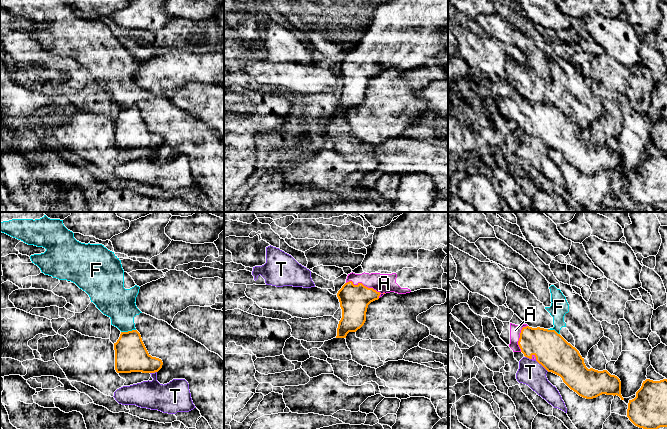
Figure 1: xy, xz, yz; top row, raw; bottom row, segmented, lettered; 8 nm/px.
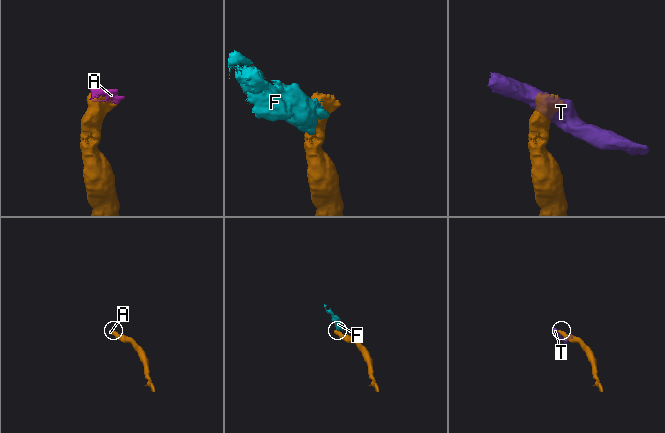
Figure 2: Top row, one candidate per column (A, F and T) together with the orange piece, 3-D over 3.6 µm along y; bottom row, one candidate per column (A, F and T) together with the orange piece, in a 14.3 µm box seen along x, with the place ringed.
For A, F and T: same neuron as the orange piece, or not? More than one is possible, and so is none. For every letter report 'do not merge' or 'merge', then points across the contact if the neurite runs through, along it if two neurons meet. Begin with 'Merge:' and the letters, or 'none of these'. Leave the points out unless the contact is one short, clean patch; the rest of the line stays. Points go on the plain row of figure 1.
Merge: A
A: merge
F: do not merge | along xy (135, 105), (121, 108)
T: do not merge | along yz (535, 136), (548, 147)

